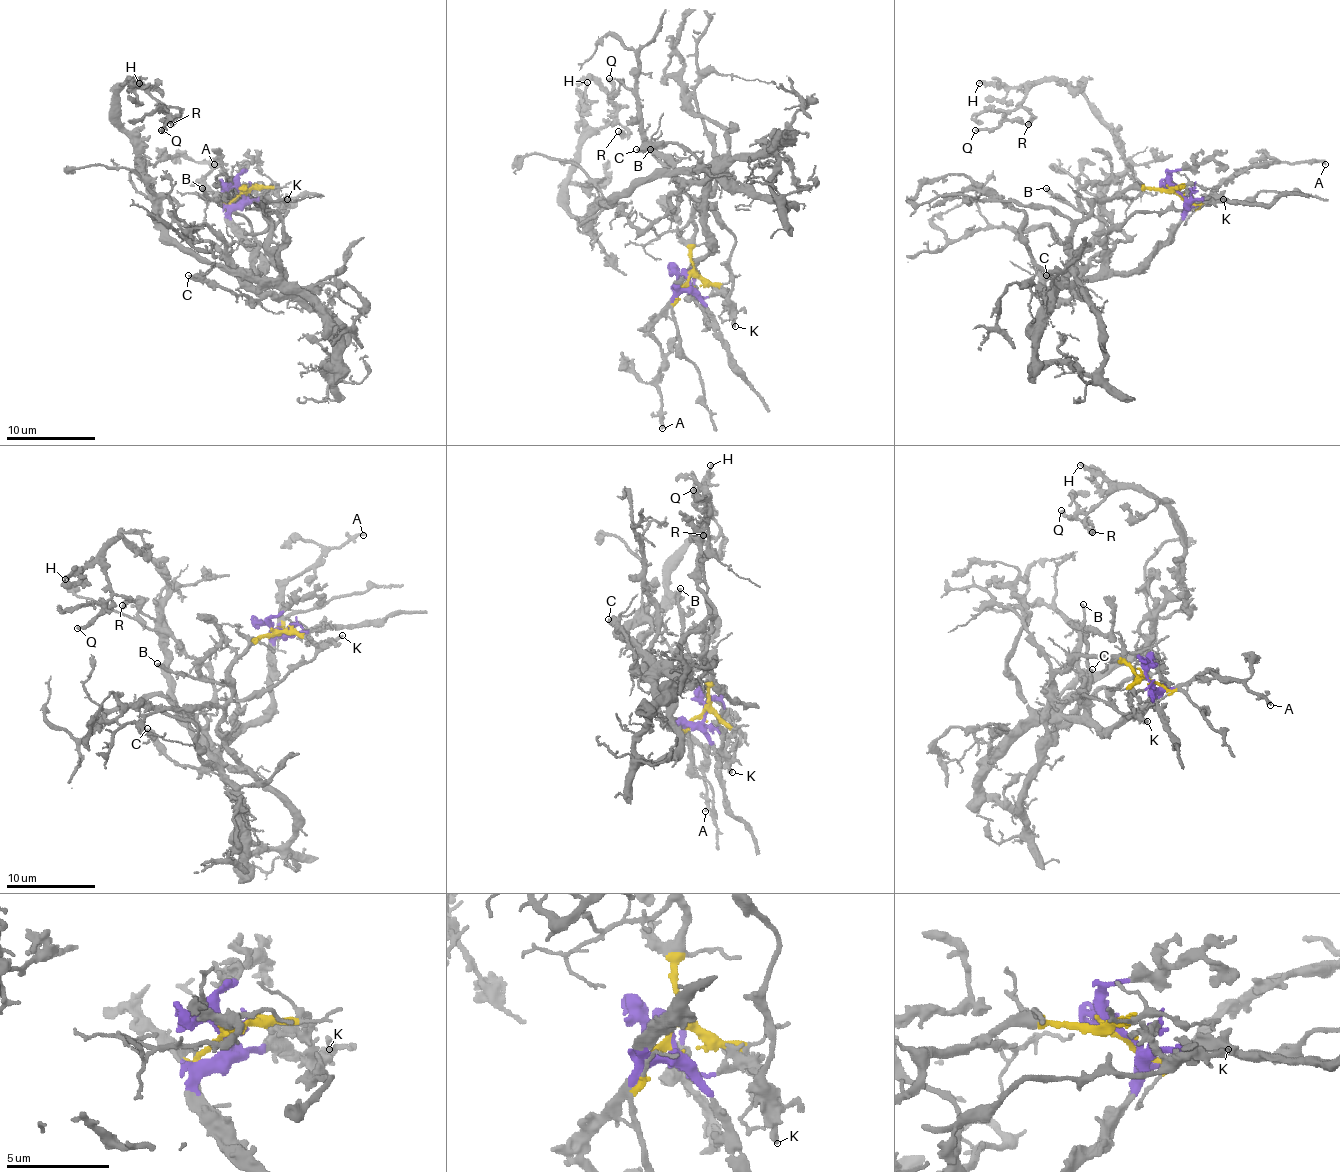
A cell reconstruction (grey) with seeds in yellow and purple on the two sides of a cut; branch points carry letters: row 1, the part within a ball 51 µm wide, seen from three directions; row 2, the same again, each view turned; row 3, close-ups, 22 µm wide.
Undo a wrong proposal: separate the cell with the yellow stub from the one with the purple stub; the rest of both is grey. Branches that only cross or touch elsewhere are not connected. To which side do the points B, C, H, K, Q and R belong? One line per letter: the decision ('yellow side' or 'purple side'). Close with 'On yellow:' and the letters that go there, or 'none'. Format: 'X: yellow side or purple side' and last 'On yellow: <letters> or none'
B: purple side
C: yellow side
H: purple side
K: purple side
Q: purple side
R: purple side
On yellow: C

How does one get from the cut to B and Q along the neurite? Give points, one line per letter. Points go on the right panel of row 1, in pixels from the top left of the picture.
B: (1176, 192), (1185, 199), (1176, 232), (1126, 272), (1115, 272), (1109, 266), (1106, 225), (1062, 203), (1046, 187)
Q: (1176, 192), (1182, 221), (1142, 263), (1070, 281), (1124, 169), (1120, 136), (1059, 80), (974, 129)

